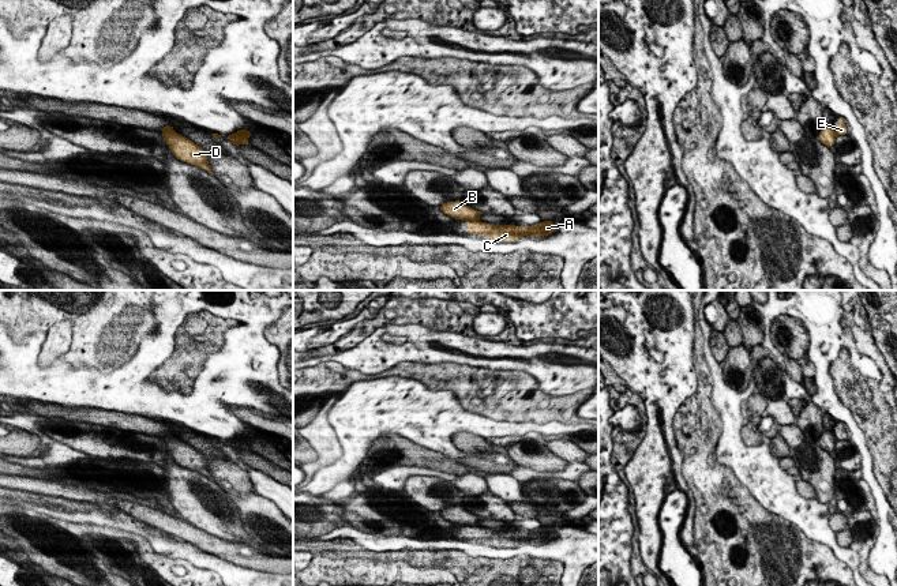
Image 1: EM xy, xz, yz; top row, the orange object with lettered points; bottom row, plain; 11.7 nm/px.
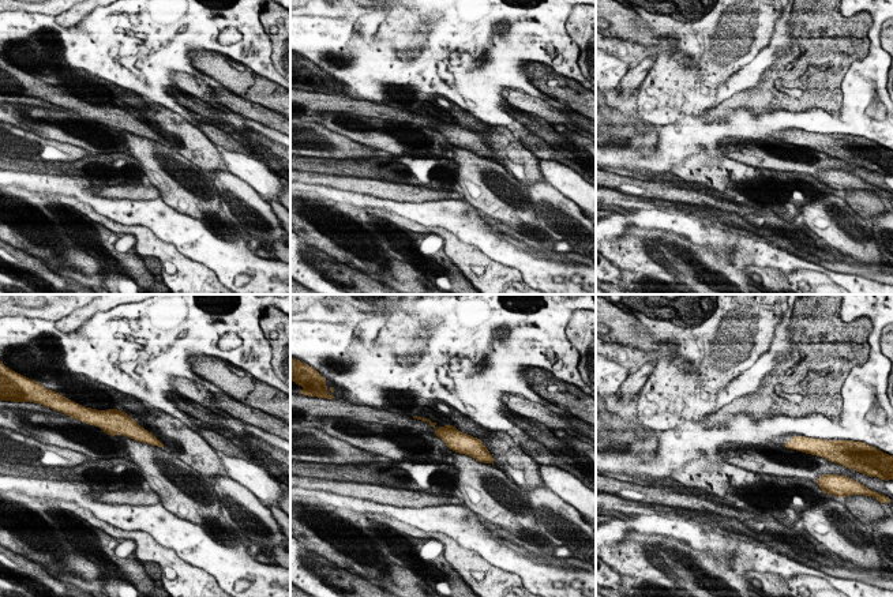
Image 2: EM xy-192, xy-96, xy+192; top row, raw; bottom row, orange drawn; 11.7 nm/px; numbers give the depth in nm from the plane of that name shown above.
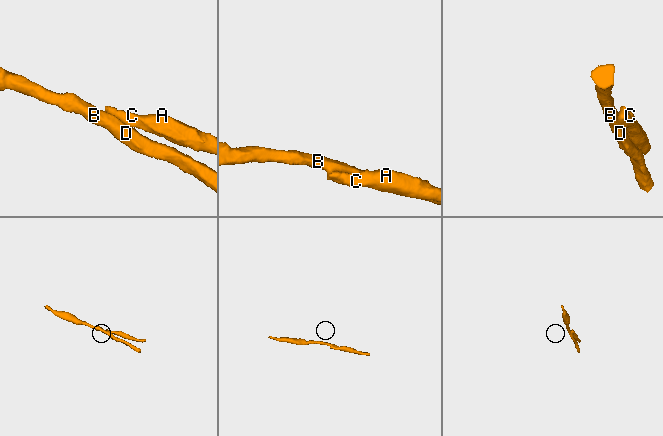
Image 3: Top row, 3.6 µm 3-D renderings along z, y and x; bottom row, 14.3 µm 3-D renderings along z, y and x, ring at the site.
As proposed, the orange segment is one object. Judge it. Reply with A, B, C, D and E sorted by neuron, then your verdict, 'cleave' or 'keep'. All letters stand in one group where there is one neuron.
groups A C E / B D; cleave

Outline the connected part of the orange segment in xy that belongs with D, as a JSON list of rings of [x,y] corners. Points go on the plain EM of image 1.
[[[161,436],[161,440],[177,465],[199,472],[213,480],[206,455],[174,436]]]

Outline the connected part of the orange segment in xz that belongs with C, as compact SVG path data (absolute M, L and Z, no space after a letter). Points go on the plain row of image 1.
M552 525L532 531L492 530L480 526L468 526L468 540L488 541L492 546L517 546L521 541L544 542L555 538Z

